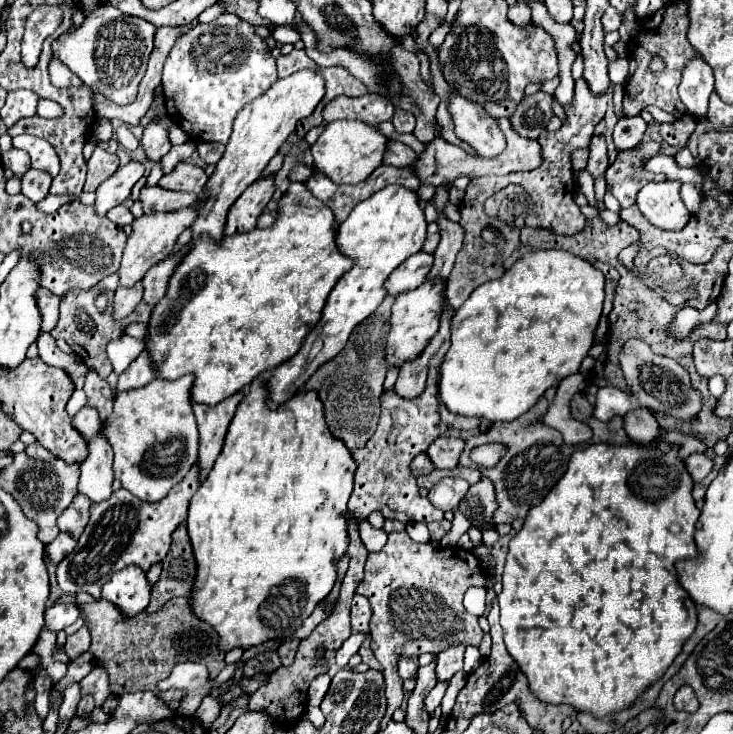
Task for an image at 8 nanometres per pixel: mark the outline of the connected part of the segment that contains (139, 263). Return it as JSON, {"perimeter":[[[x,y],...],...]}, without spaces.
{"perimeter":[[[184,207],[176,213],[154,213],[154,215],[142,215],[140,219],[134,219],[132,233],[128,237],[128,243],[126,243],[126,249],[122,255],[122,265],[118,269],[120,285],[124,285],[124,287],[136,285],[156,261],[170,255],[180,233],[184,229],[188,229],[188,225],[192,225],[194,219],[196,219],[196,215],[194,215],[192,207]]]}

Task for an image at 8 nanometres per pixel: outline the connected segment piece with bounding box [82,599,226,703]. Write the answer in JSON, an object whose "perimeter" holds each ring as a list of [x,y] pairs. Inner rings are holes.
{"perimeter":[[[106,599],[94,601],[90,605],[82,605],[86,613],[86,623],[90,625],[92,633],[92,655],[108,669],[110,677],[110,691],[120,697],[124,693],[136,693],[142,689],[158,693],[162,701],[172,701],[172,693],[160,693],[158,681],[166,679],[174,665],[184,661],[198,661],[204,663],[210,671],[210,677],[216,679],[218,673],[224,669],[224,653],[218,649],[218,635],[210,623],[200,619],[194,611],[190,601],[172,599],[156,613],[138,613],[134,617],[126,617],[116,605],[108,603]]]}

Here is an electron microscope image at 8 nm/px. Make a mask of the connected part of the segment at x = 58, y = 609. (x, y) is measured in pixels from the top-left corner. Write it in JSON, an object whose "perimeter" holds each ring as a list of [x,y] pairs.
{"perimeter":[[[60,603],[60,605],[52,605],[46,609],[46,627],[54,629],[54,631],[62,631],[64,627],[72,625],[80,615],[80,609],[76,603]]]}

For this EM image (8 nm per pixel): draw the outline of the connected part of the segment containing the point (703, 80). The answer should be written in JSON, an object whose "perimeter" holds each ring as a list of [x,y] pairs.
{"perimeter":[[[692,55],[684,69],[682,69],[682,81],[678,85],[678,95],[684,107],[696,115],[704,117],[708,111],[708,97],[714,91],[714,73],[710,65],[706,65],[700,55]]]}

